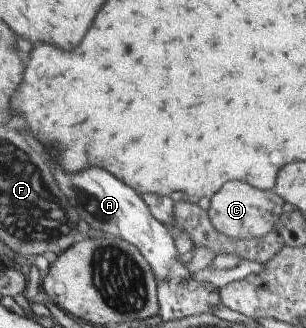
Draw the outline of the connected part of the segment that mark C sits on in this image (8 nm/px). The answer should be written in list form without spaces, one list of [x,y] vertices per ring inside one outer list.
[[[229,181],[213,194],[209,202],[206,213],[213,228],[236,241],[262,237],[275,228],[284,200],[273,192],[256,189],[246,182]]]

